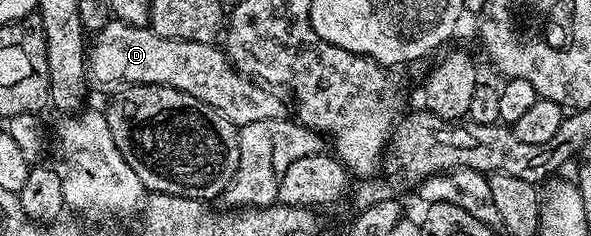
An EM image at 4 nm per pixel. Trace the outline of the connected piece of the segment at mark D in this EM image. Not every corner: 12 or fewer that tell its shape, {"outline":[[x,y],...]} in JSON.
{"outline":[[110,20],[87,47],[111,88],[169,86],[239,128],[284,102],[213,43]]}

